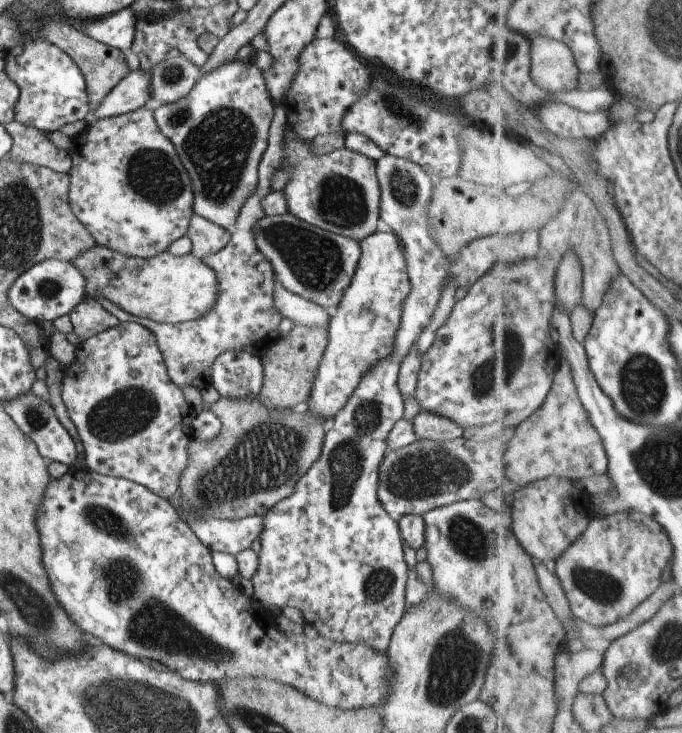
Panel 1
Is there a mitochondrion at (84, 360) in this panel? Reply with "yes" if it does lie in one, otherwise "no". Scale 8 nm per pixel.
no

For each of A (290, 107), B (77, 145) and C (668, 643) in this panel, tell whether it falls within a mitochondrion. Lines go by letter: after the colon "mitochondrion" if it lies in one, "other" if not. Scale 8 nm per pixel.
A: other
B: other
C: mitochondrion

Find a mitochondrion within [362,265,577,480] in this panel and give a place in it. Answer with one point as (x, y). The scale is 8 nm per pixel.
(485, 376)

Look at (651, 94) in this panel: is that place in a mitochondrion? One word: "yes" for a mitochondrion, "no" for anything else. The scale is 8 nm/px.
no

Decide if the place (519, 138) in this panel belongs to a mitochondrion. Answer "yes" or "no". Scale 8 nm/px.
no

